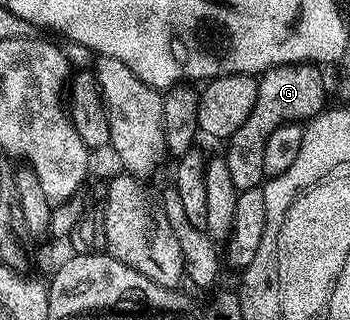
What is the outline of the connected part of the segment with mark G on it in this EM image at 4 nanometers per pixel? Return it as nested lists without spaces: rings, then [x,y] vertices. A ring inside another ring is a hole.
[[[310,64],[296,66],[277,66],[265,70],[258,78],[258,99],[252,108],[252,116],[236,128],[236,132],[225,143],[224,157],[232,184],[239,192],[261,187],[264,181],[264,144],[273,130],[286,123],[301,123],[321,114],[326,102],[326,86],[322,83],[321,69]],[[326,102],[326,103],[325,103]]]

